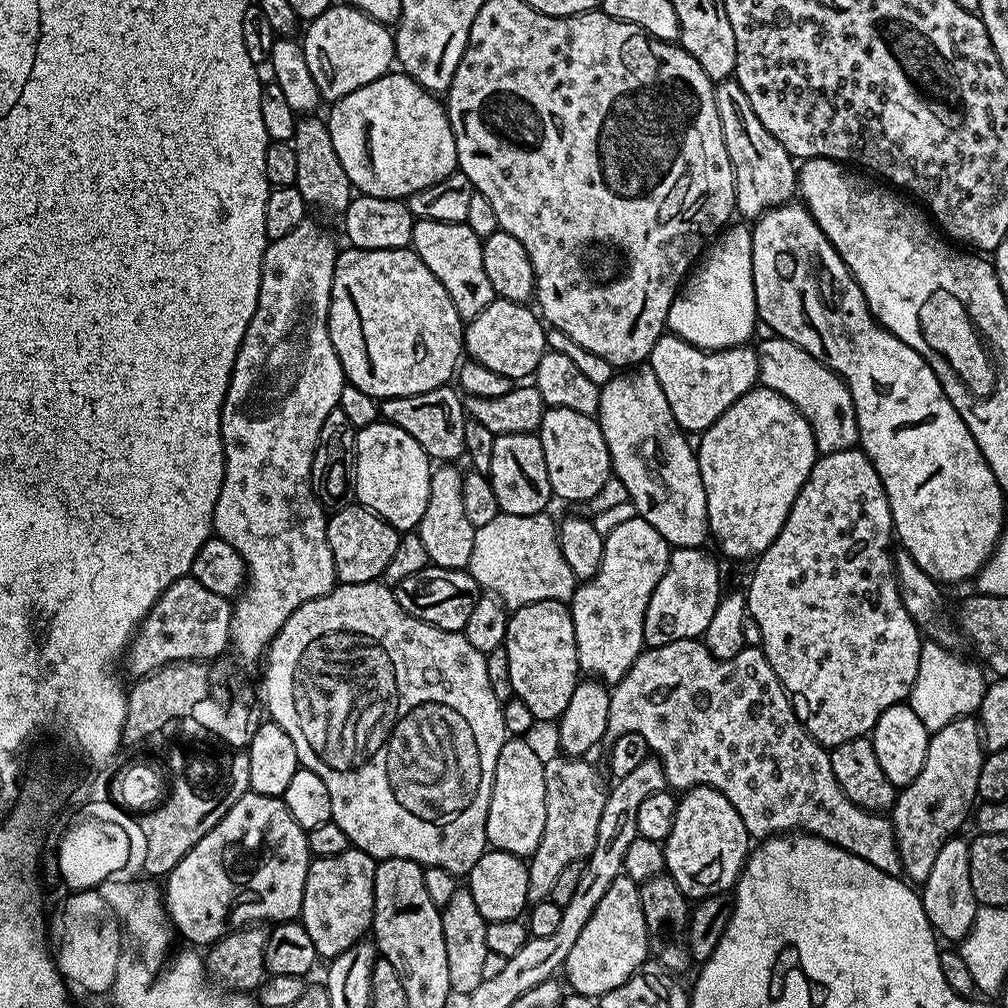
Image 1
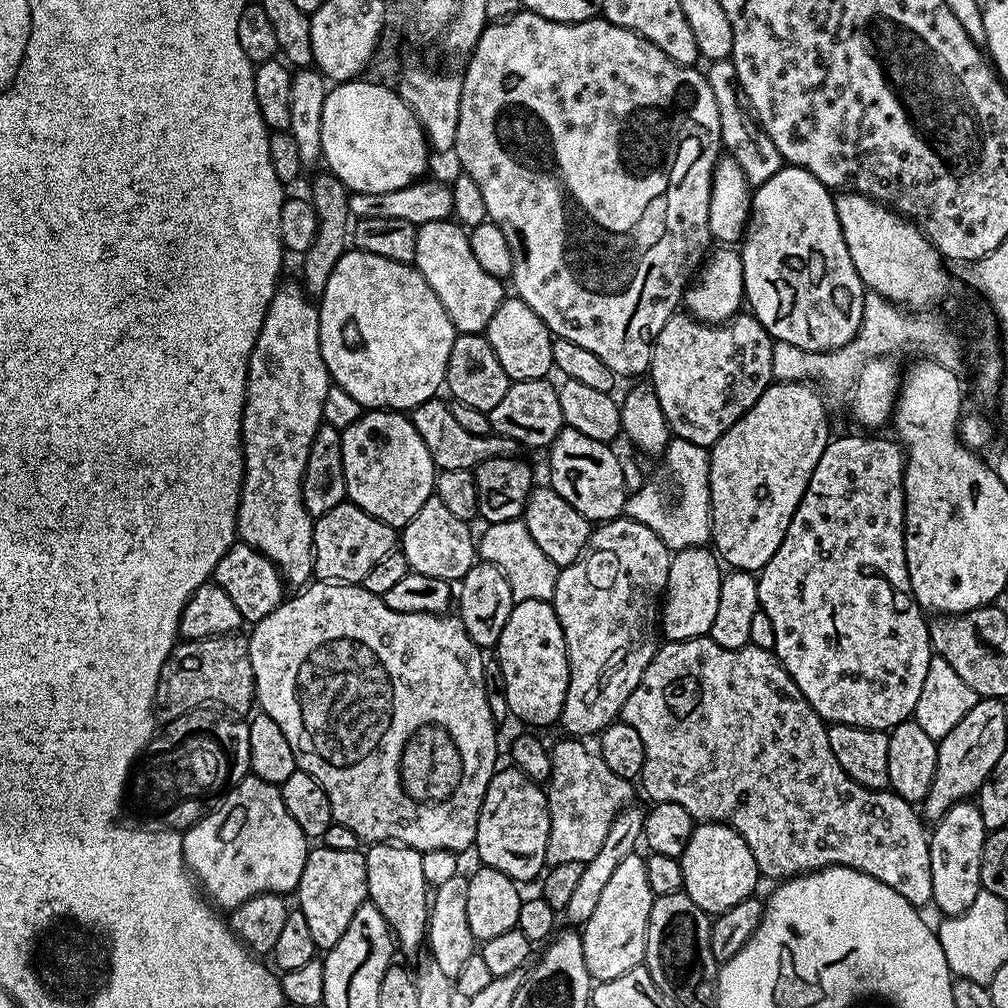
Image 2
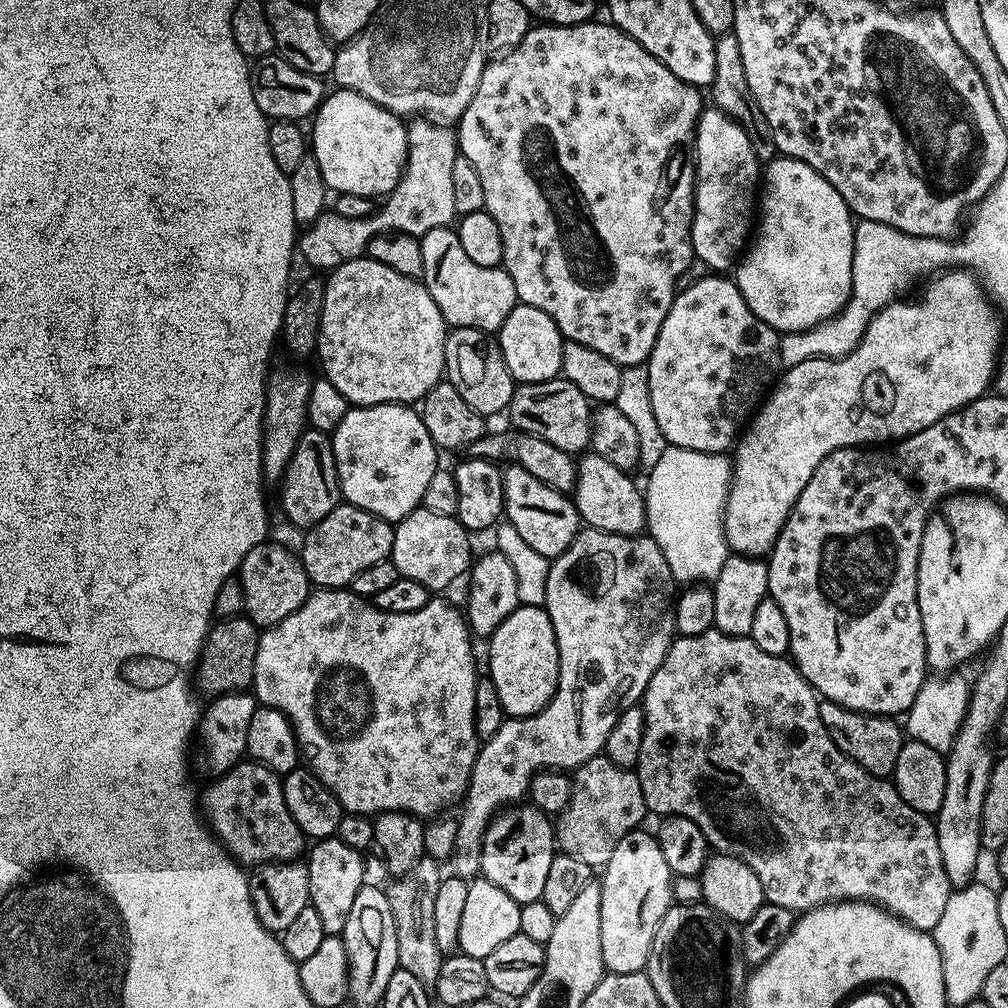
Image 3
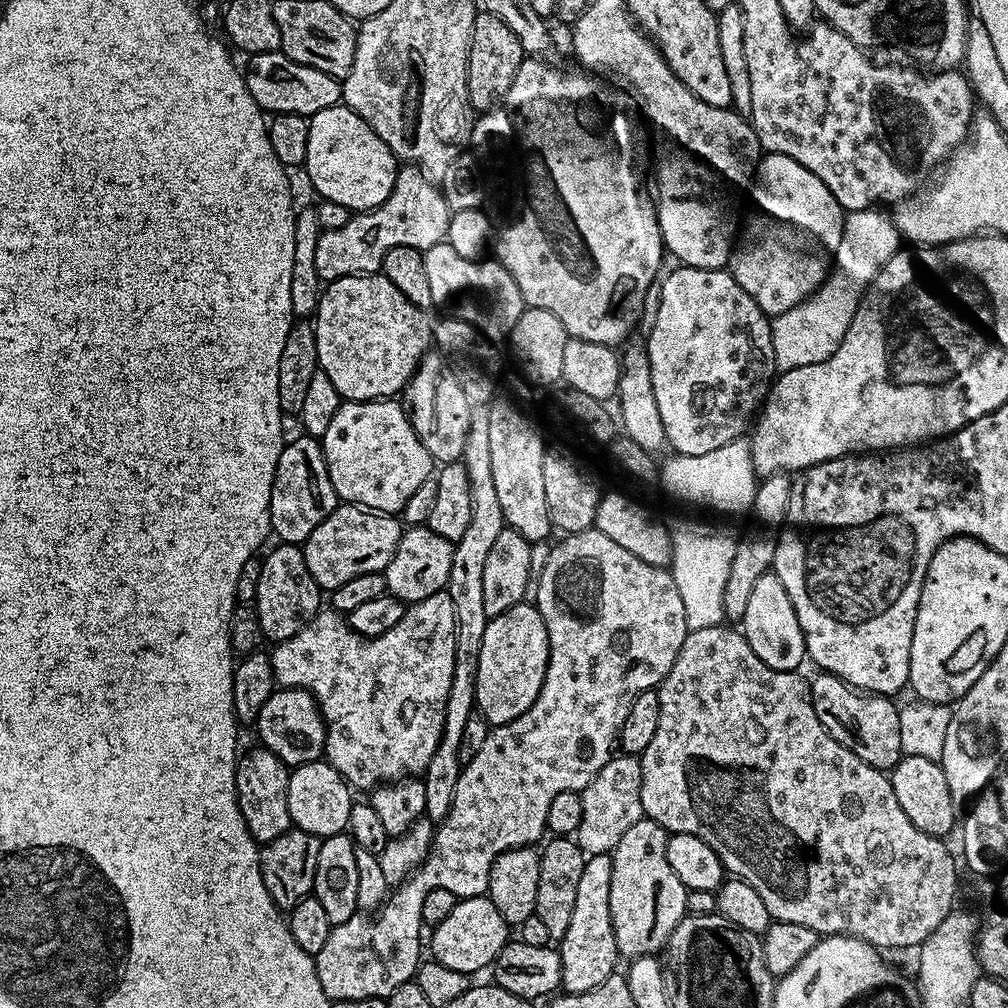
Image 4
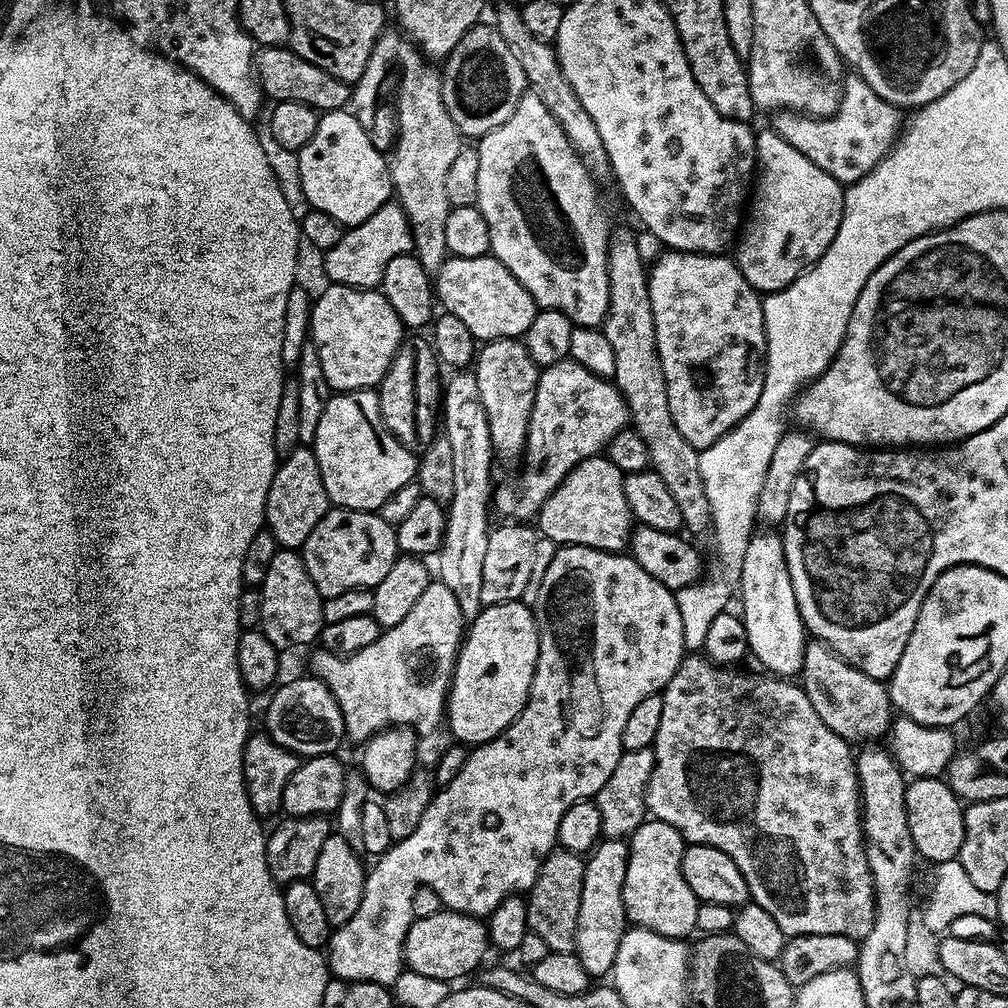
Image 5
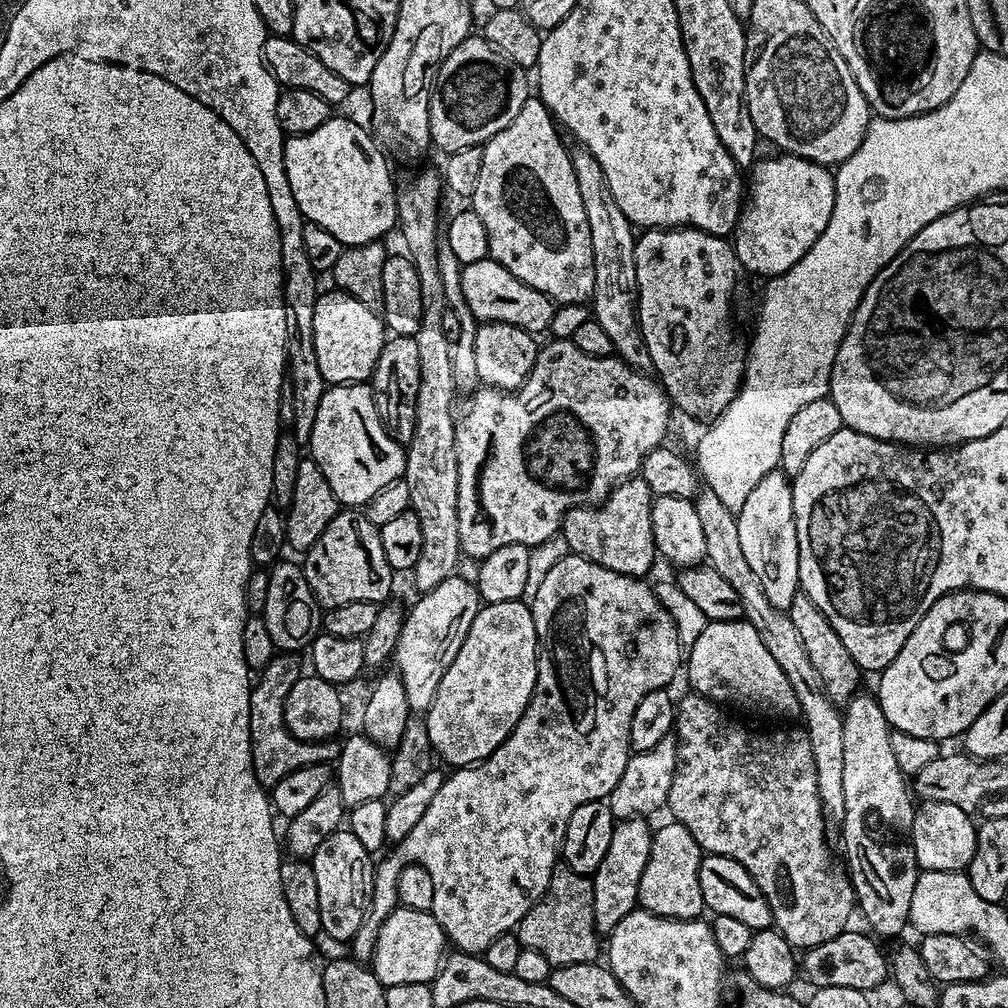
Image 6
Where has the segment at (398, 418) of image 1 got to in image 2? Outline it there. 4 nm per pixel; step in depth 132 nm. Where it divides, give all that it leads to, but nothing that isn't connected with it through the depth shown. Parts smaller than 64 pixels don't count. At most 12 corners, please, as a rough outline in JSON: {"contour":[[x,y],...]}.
{"contour":[[440,398],[411,409],[442,472],[516,456],[505,436],[470,434]]}

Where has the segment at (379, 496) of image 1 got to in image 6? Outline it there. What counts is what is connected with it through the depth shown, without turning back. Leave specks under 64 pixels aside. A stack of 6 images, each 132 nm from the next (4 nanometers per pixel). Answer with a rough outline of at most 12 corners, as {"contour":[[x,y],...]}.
{"contour":[[367,383],[325,387],[310,456],[344,506],[404,475]]}

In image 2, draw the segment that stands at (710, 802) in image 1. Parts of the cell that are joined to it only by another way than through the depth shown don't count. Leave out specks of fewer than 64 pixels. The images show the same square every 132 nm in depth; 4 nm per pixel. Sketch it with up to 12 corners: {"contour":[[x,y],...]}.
{"contour":[[693,827],[678,857],[703,912],[738,906],[762,880],[746,838]]}

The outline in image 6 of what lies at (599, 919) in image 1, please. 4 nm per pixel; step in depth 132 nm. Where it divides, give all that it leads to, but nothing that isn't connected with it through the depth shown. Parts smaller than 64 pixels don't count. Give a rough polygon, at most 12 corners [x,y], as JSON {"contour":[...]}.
{"contour":[[686,826],[652,833],[638,882],[643,911],[694,920],[705,911],[700,844]]}

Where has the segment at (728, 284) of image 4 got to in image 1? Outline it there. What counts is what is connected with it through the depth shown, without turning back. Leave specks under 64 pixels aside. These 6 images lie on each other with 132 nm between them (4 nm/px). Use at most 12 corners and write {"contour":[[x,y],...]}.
{"contour":[[665,334],[647,363],[671,419],[702,434],[757,387],[752,346]]}

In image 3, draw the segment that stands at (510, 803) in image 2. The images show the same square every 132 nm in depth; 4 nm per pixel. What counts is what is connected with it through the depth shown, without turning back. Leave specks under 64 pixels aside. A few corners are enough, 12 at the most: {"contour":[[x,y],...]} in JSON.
{"contour":[[531,804],[501,811],[479,873],[520,905],[541,900],[555,825]]}

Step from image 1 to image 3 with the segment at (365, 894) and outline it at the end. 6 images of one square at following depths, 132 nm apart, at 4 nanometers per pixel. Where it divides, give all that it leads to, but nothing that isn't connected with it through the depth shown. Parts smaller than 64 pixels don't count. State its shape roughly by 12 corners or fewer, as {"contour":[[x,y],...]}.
{"contour":[[335,838],[306,856],[311,908],[343,933],[365,857]]}

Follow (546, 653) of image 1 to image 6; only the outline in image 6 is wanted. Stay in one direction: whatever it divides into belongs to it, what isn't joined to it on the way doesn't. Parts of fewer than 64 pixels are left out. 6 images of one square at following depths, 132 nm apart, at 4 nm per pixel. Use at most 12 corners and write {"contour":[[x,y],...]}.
{"contour":[[529,605],[481,607],[426,713],[451,766],[512,733],[536,688]]}

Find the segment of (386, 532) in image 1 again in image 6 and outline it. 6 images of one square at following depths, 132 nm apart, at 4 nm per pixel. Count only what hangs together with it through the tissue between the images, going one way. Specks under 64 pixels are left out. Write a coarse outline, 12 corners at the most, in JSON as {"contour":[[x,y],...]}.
{"contour":[[337,511],[303,553],[321,609],[379,605],[394,573],[363,511]]}

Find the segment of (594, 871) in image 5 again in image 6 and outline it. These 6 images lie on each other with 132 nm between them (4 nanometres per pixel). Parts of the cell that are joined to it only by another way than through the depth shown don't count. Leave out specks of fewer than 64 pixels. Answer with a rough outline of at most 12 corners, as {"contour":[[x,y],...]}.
{"contour":[[643,816],[612,829],[590,879],[594,922],[610,934],[638,904],[652,849]]}

